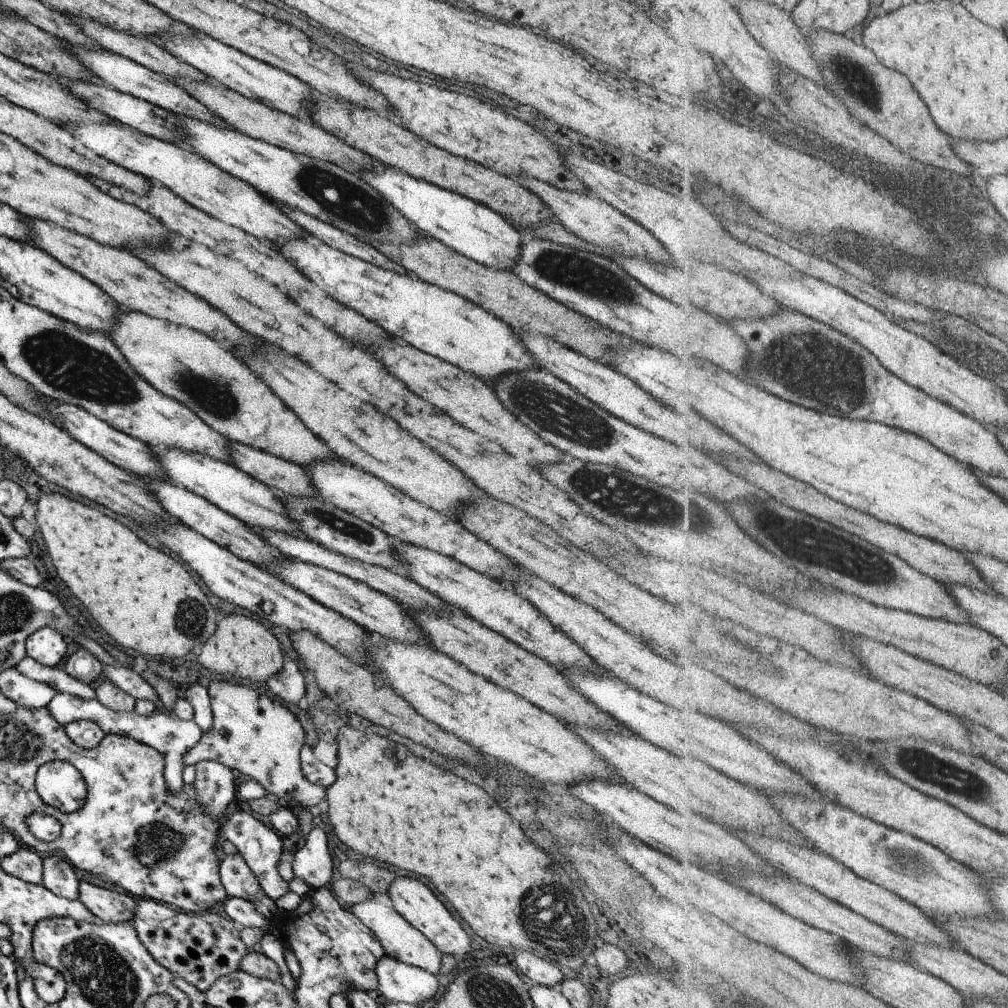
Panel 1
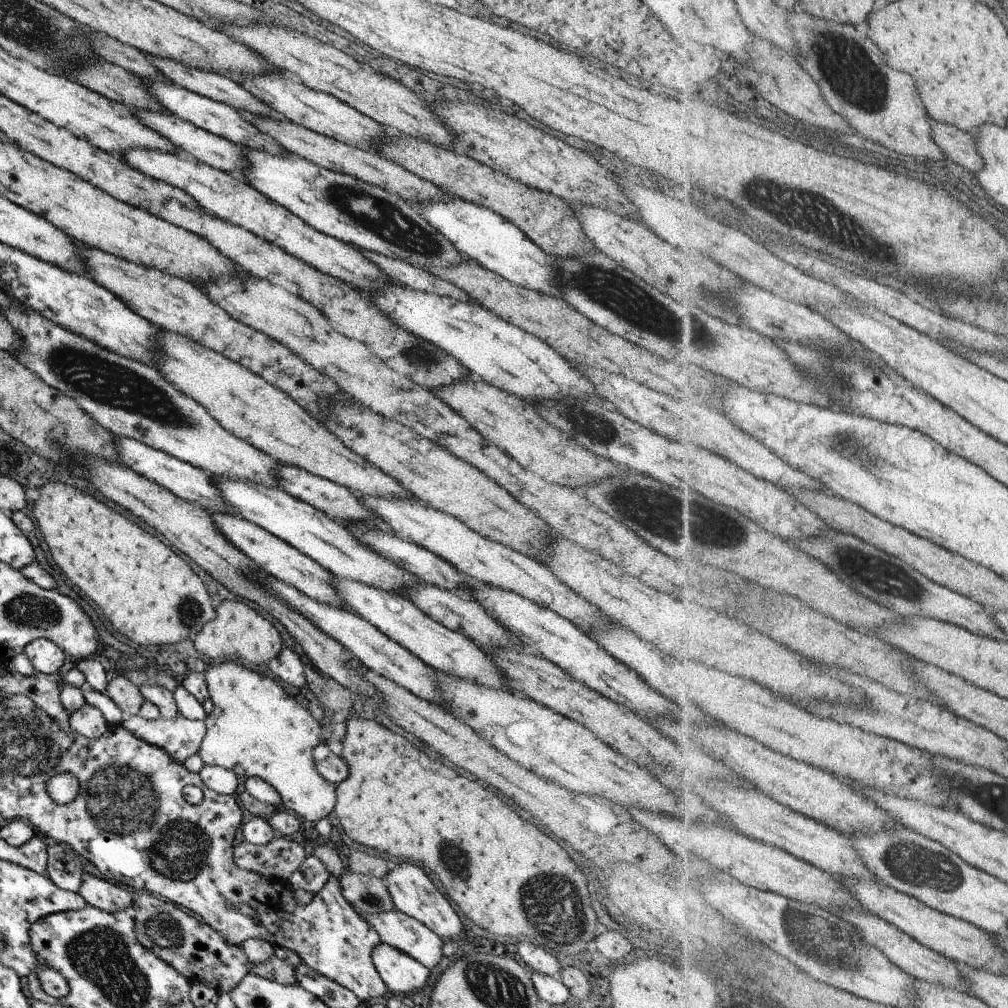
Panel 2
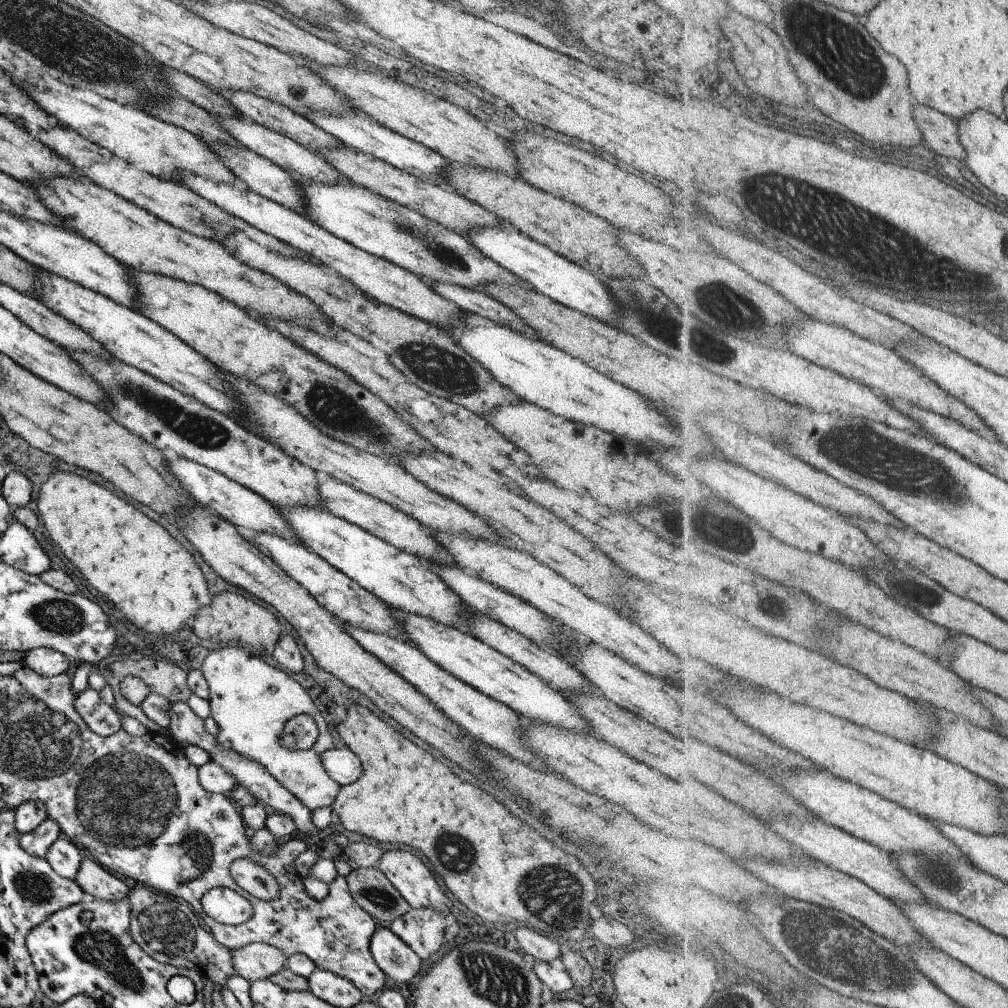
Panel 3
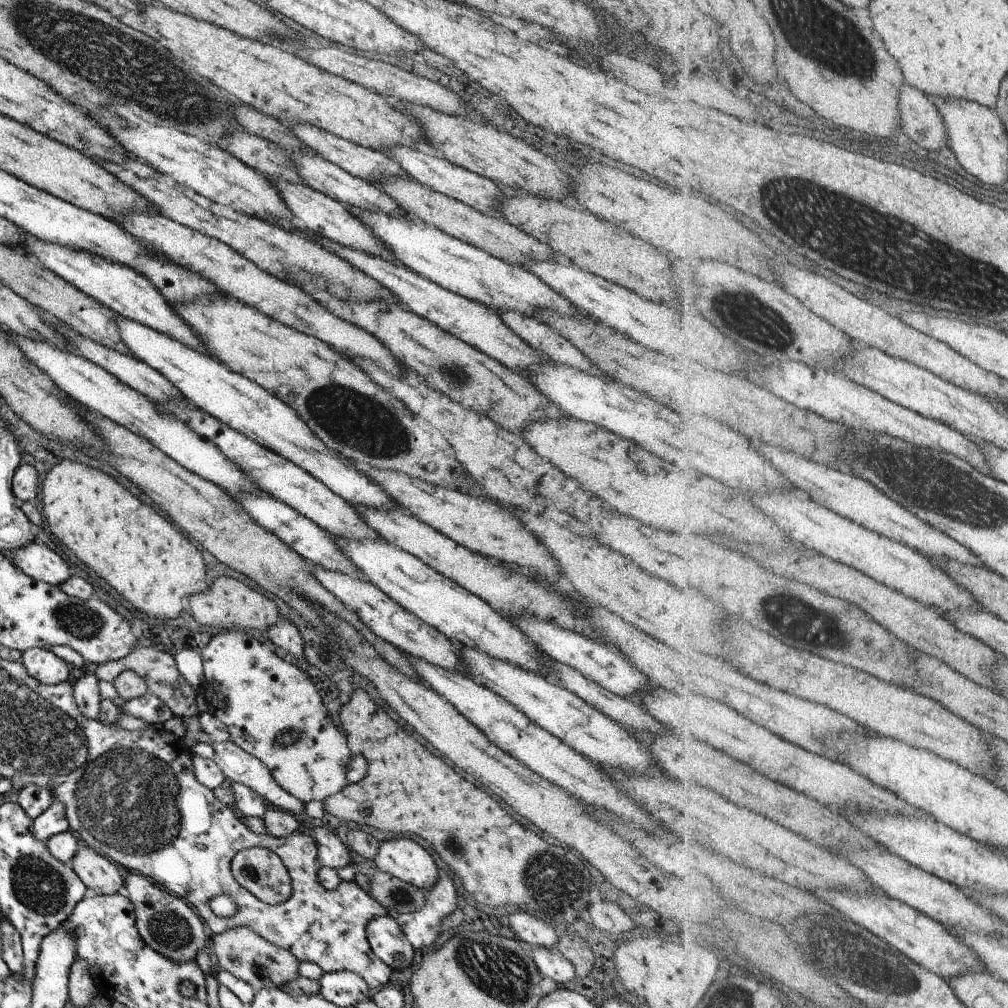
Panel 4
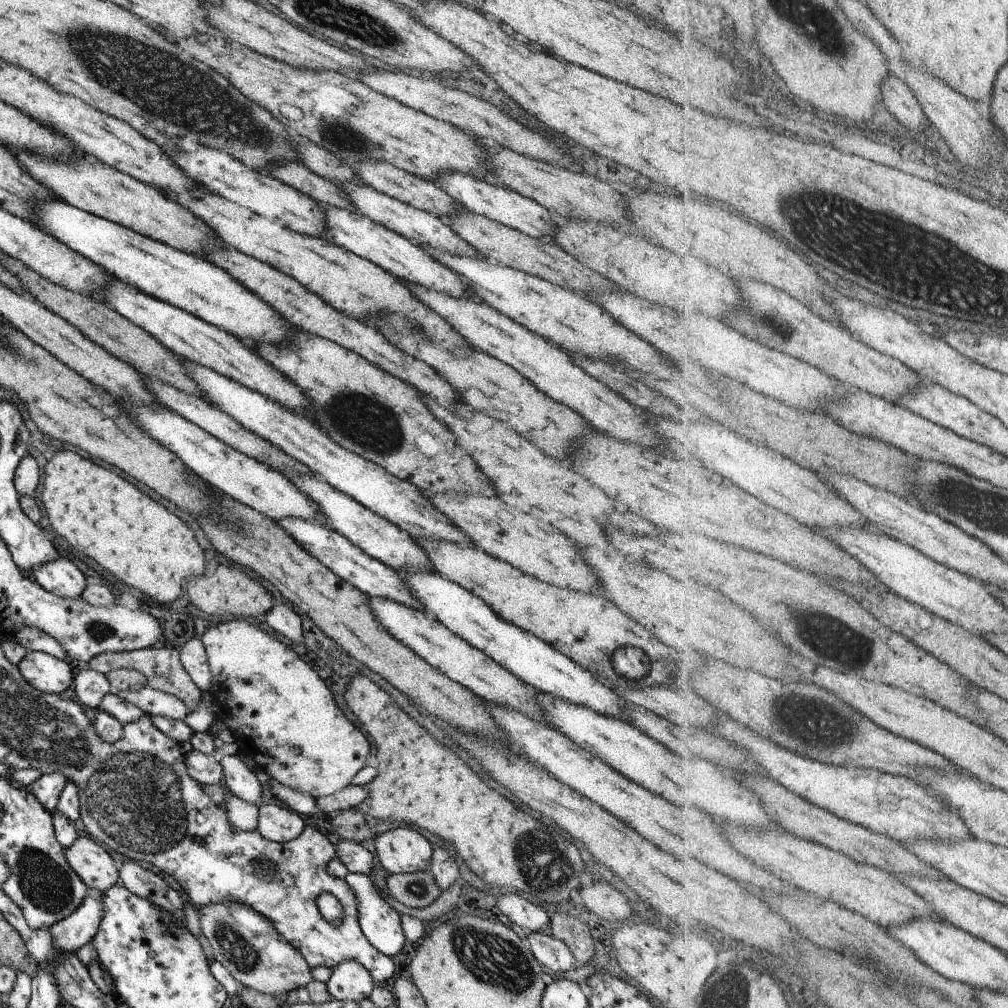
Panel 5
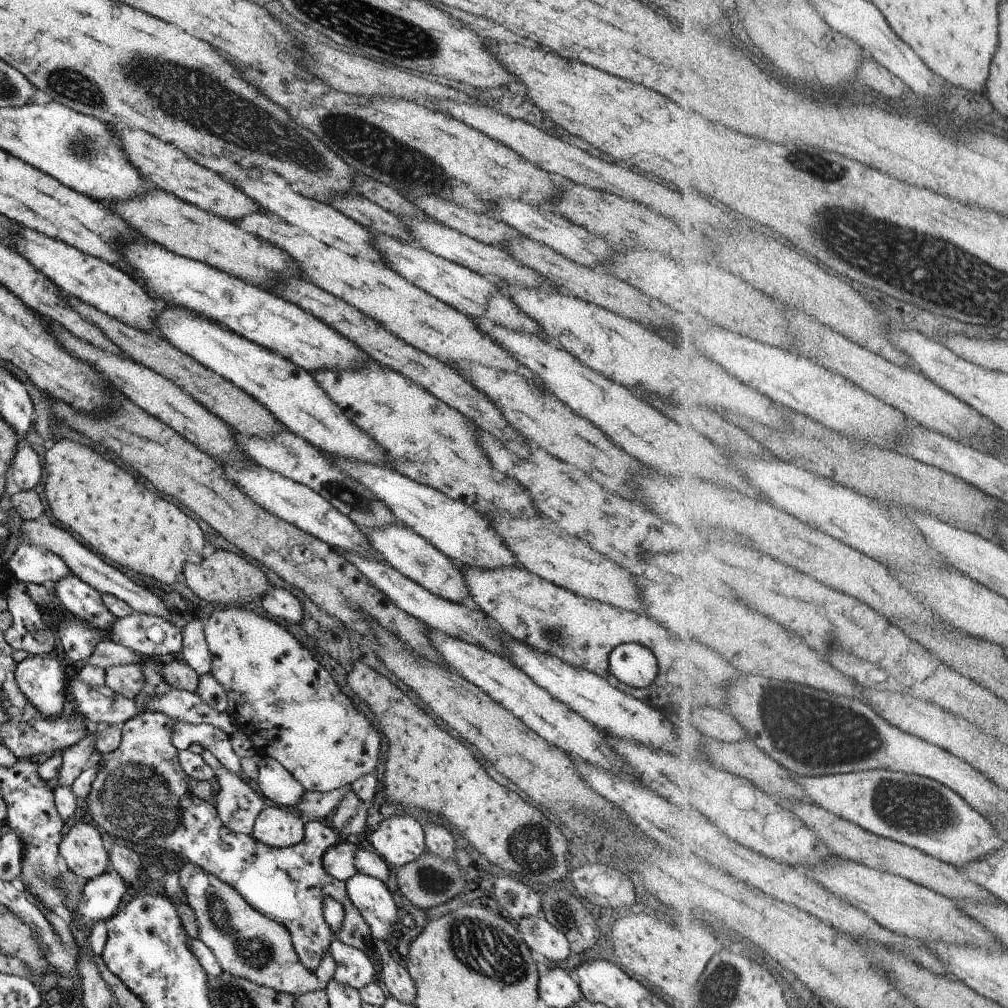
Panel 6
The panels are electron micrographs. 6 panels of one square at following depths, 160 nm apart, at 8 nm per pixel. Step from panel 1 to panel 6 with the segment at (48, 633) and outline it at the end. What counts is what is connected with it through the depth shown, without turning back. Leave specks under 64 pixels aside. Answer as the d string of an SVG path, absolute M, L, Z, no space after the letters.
M31 655L14 668L17 688L46 721L61 713L67 676L60 664L47 656Z

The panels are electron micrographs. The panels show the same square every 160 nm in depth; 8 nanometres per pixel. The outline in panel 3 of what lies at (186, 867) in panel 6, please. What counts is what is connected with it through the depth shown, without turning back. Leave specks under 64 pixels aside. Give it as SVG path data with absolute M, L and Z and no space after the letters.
M250 943L231 950L233 970L249 981L269 979L285 965L281 950L264 943Z

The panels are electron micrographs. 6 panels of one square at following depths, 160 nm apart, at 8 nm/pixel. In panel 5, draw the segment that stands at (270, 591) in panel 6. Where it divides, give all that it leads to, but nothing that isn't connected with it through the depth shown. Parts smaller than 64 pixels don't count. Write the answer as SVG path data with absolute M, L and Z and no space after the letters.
M274 602L264 613L265 622L271 630L281 634L283 638L301 642L301 620L299 616L283 602Z

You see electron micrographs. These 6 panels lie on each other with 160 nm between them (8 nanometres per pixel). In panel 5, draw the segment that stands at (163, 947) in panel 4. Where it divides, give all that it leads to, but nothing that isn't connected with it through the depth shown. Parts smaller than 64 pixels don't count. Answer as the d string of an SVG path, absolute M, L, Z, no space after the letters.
M133 860L121 862L117 873L123 887L131 894L149 900L153 906L169 912L177 924L185 925L182 900L177 892L169 888L165 880Z

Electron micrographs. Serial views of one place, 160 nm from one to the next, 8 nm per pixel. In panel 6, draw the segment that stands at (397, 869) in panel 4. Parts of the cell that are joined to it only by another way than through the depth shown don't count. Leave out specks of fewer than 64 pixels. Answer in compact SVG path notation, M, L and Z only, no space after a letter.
M409 815L381 820L368 840L389 867L407 864L426 850L422 826Z

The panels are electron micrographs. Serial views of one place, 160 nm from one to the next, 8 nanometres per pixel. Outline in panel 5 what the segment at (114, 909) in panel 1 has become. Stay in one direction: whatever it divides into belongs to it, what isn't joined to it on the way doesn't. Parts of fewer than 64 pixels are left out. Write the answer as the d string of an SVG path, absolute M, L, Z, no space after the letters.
M77 837L69 848L63 849L63 857L86 888L101 894L115 886L117 869L106 850L91 838Z

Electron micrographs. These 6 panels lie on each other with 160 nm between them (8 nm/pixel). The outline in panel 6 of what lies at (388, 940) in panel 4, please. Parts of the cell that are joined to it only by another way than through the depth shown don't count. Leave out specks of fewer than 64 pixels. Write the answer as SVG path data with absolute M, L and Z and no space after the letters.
M357 872L344 883L347 898L361 913L371 939L387 941L401 916L389 890L380 880Z

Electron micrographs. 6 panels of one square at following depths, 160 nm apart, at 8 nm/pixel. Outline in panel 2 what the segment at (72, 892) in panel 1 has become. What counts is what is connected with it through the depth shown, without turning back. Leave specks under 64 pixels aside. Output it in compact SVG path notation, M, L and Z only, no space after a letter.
M48 843L45 875L59 890L78 893L81 884L81 858L65 844Z

